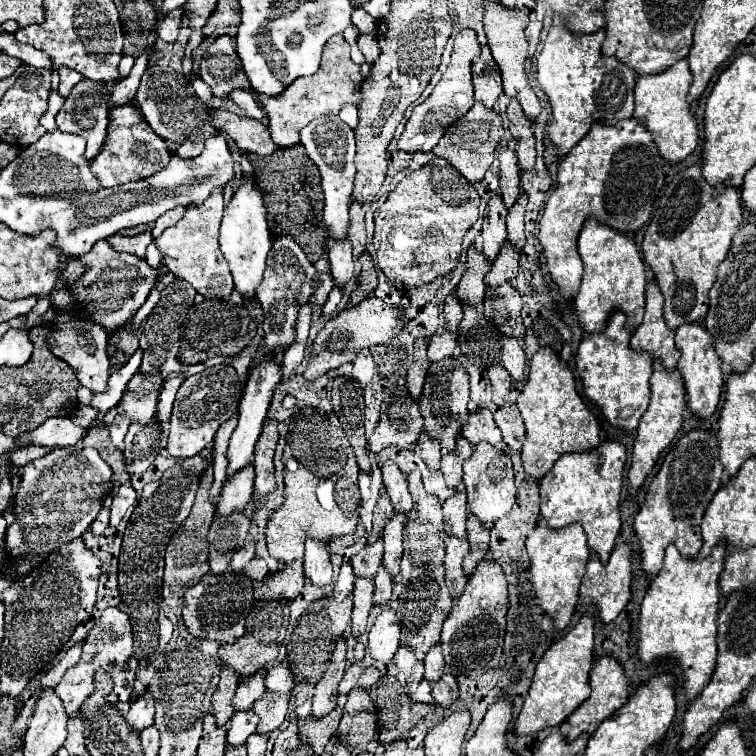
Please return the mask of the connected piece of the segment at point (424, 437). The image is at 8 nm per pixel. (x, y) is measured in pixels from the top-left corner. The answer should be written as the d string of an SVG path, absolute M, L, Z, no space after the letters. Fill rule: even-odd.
M422 432L420 438L416 440L416 446L414 446L414 452L420 454L420 458L432 468L432 470L438 470L440 468L440 446L436 440L432 440L430 434Z

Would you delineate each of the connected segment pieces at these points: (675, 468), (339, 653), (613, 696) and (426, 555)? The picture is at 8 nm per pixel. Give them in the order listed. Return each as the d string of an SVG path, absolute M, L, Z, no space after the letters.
M708 430L688 432L666 454L660 472L654 476L648 488L646 502L634 520L642 570L648 580L652 580L660 572L668 544L674 544L680 550L682 558L694 558L700 552L700 522L710 500L722 486L722 476L724 470L718 460L718 438Z
M342 636L336 642L328 670L324 672L324 676L318 680L318 684L314 688L314 702L312 702L312 716L314 718L324 716L326 712L330 712L336 706L338 684L340 684L340 678L346 668L346 650L348 650L346 638Z
M600 658L600 660L594 664L594 668L592 668L592 672L590 672L590 688L592 688L590 698L584 702L584 706L580 706L580 708L566 720L568 726L570 726L570 728L564 732L564 736L568 738L568 742L576 740L580 734L588 734L588 736L594 734L594 732L598 730L600 722L612 718L612 714L614 714L618 708L622 708L622 706L626 704L626 700L628 700L628 682L626 682L624 670L622 670L622 666L620 666L616 660L612 660L612 658Z
M418 470L408 474L410 482L410 492L414 494L414 506L406 516L406 526L404 526L404 548L436 548L436 550L404 550L404 556L408 556L412 562L442 562L444 560L444 540L446 540L446 530L444 530L444 520L442 520L442 504L436 496L424 492L422 486L422 474Z

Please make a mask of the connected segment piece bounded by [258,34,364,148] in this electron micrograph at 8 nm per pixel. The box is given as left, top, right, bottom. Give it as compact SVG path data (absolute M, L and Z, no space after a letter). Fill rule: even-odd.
M332 36L326 46L324 46L324 54L322 54L322 64L320 70L312 76L306 78L296 78L296 82L292 82L284 94L280 98L268 98L268 96L258 96L262 102L262 108L268 112L268 128L272 134L272 140L282 146L282 148L290 148L298 144L298 132L312 120L318 116L330 116L330 114L338 114L340 108L344 104L354 104L358 106L362 102L360 90L362 90L362 74L360 74L360 66L352 62L350 58L350 44L340 36Z

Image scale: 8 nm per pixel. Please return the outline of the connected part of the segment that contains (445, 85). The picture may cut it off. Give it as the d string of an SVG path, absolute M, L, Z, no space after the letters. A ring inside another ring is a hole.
M460 30L454 38L454 50L452 50L452 60L448 64L448 70L442 74L440 82L432 90L432 94L418 106L414 106L412 116L406 122L404 132L400 134L398 140L398 150L400 152L430 152L440 138L444 136L444 128L448 128L452 122L462 118L474 104L474 92L472 92L472 76L470 76L470 64L474 56L480 54L480 44L476 40L474 30Z

